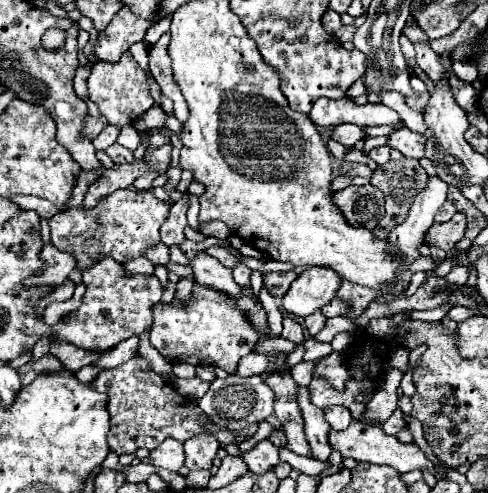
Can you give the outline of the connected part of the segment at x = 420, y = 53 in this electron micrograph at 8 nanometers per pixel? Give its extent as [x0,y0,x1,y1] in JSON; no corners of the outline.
[414,42,442,82]

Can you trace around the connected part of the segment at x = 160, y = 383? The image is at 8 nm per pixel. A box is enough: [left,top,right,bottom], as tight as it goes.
[92,356,258,456]

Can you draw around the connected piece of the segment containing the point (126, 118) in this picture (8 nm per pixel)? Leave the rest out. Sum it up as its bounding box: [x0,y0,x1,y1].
[88,52,154,151]

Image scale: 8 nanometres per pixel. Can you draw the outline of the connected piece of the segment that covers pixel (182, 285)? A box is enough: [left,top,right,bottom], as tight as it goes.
[174,278,194,302]

